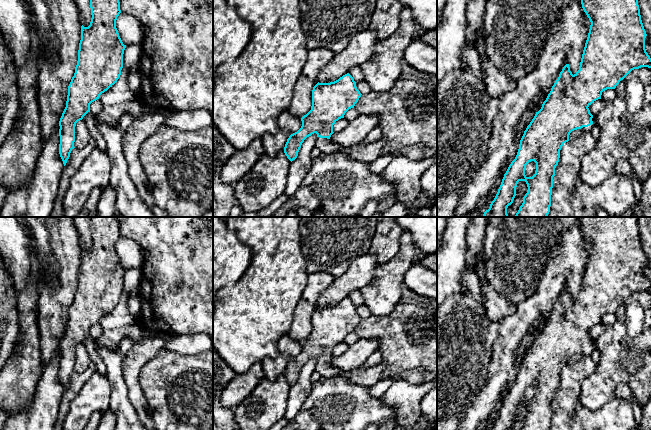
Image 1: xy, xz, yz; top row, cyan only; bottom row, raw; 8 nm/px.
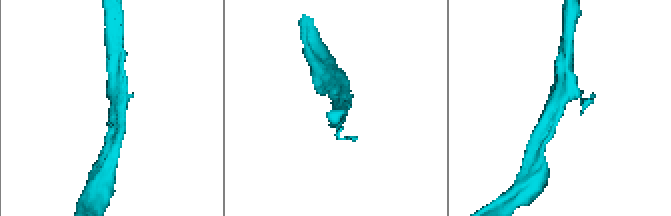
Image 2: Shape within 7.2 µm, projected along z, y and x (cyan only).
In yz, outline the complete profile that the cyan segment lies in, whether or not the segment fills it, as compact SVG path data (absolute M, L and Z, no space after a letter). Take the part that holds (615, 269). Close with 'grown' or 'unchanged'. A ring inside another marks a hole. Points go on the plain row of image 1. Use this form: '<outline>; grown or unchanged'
M577 217L577 219L591 246L579 294L573 299L569 288L563 291L541 333L536 336L524 355L517 379L504 398L490 430L511 429L519 405L525 405L528 411L521 430L551 430L553 401L562 370L569 365L572 355L580 353L590 357L594 351L594 340L588 331L601 323L603 315L615 313L632 294L641 291L651 292L651 282L645 273L647 258L641 244L638 217ZM531 385L536 387L536 395L532 401L527 401L525 393Z; grown

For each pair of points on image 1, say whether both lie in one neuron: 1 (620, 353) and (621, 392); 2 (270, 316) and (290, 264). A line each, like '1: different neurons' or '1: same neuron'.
1: different neurons
2: same neuron

